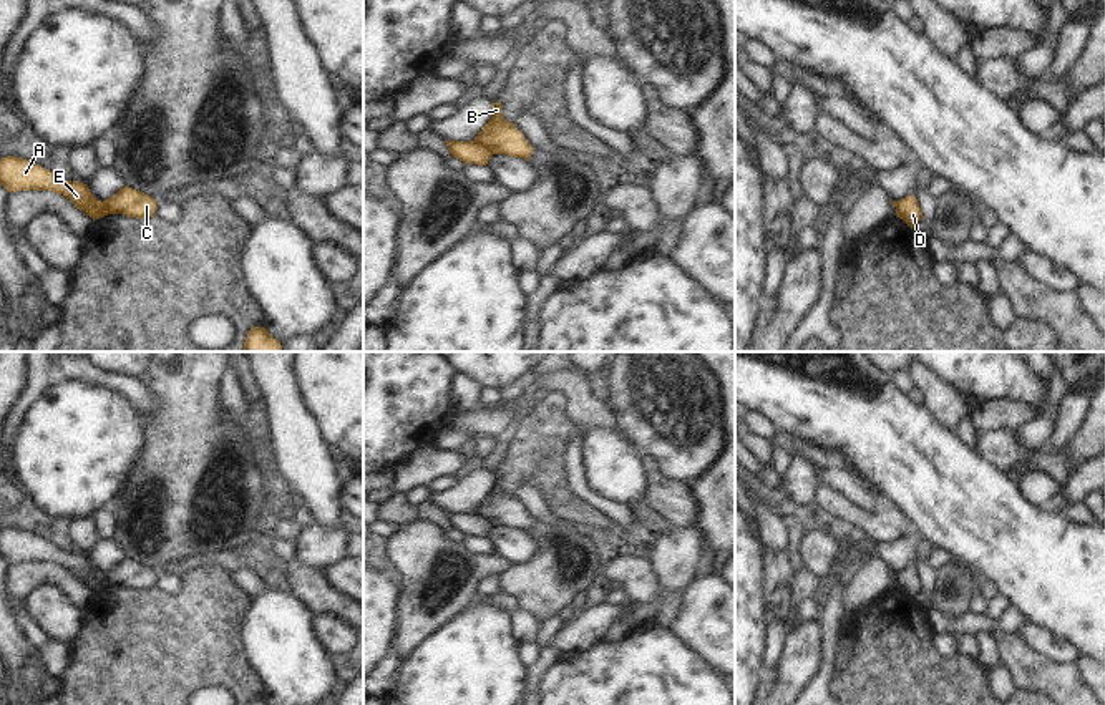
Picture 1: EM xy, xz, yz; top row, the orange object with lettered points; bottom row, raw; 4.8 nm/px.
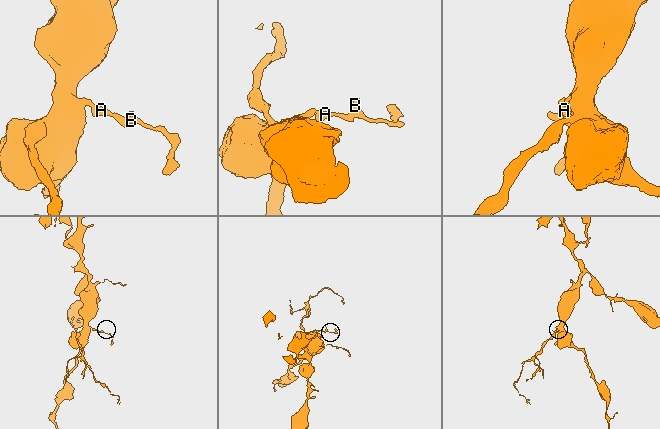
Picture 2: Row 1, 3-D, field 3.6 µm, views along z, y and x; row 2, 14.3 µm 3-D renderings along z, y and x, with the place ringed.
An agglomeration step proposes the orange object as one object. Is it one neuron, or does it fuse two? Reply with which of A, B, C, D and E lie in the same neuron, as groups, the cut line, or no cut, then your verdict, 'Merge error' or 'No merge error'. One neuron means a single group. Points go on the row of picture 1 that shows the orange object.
Groups: A D E / B C. Split along xz (475, 140), (491, 155). Merge error.

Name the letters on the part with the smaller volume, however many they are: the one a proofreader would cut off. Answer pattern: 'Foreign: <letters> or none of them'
Foreign: B, C.

